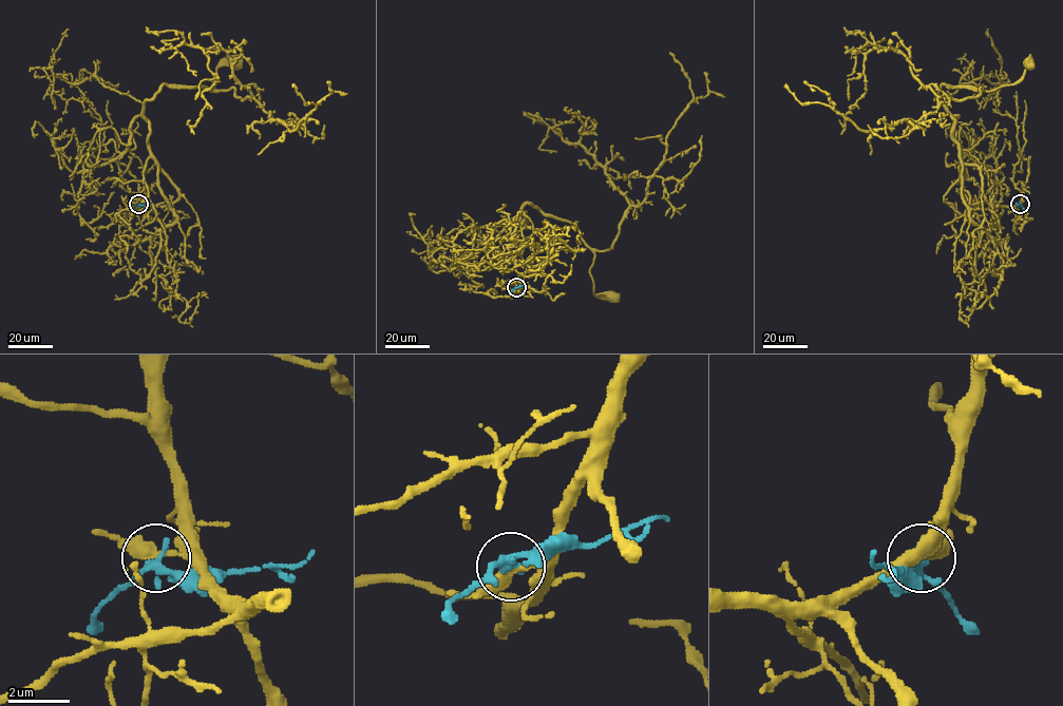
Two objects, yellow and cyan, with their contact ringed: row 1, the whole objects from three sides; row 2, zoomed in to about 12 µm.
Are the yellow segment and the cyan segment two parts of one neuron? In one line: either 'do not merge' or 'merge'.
do not merge

